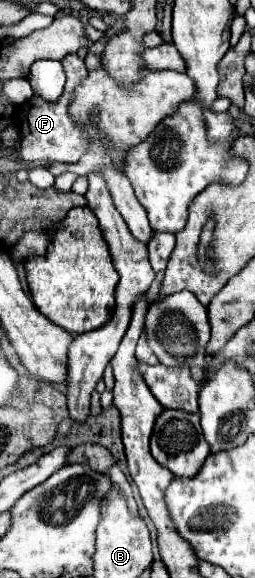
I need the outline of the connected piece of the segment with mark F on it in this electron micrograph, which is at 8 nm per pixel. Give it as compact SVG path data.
M69 54L65 56L65 60L61 62L67 82L65 82L65 90L61 94L61 98L57 102L47 102L41 96L33 96L29 102L25 102L19 108L19 132L21 132L21 150L19 156L27 162L37 162L37 160L49 160L49 162L65 162L65 164L73 164L81 158L81 154L87 150L85 140L81 138L81 132L77 126L73 126L73 120L67 114L67 106L73 98L73 90L75 86L87 76L87 68L83 58L79 58L77 54Z

